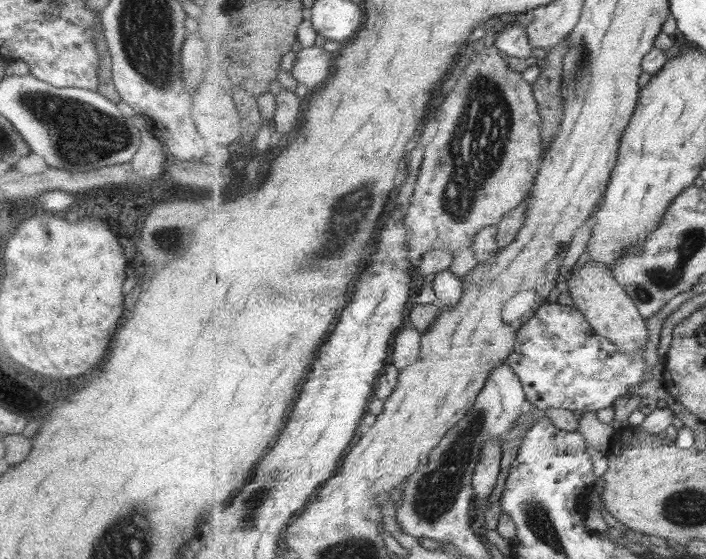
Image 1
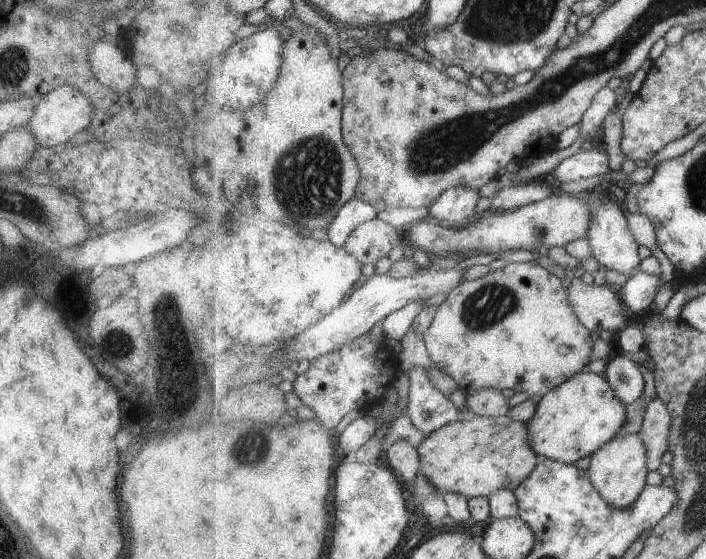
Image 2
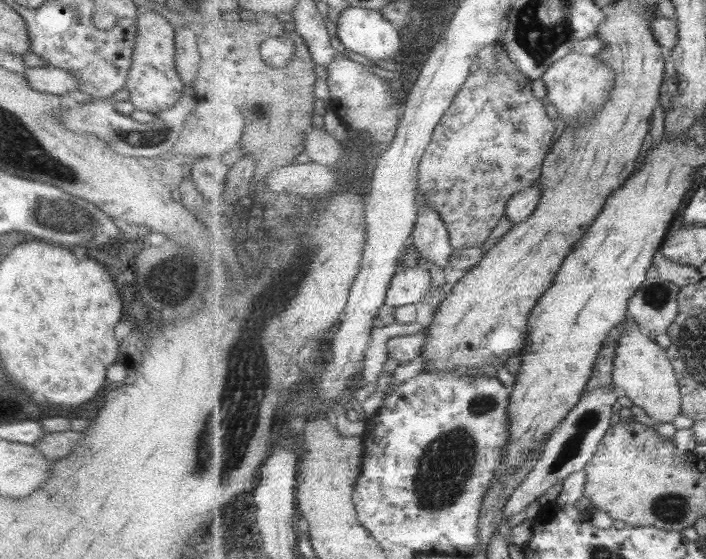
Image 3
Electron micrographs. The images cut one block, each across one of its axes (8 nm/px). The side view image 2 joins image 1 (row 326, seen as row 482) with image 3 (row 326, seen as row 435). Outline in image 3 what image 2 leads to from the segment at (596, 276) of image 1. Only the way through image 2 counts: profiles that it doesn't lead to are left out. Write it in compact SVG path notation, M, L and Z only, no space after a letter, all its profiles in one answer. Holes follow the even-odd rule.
M625 320L623 325L625 325L625 332L617 342L617 358L614 360L615 387L659 424L672 423L683 412L681 385L674 364L666 348L661 348L653 339L645 336L641 326L635 320Z

